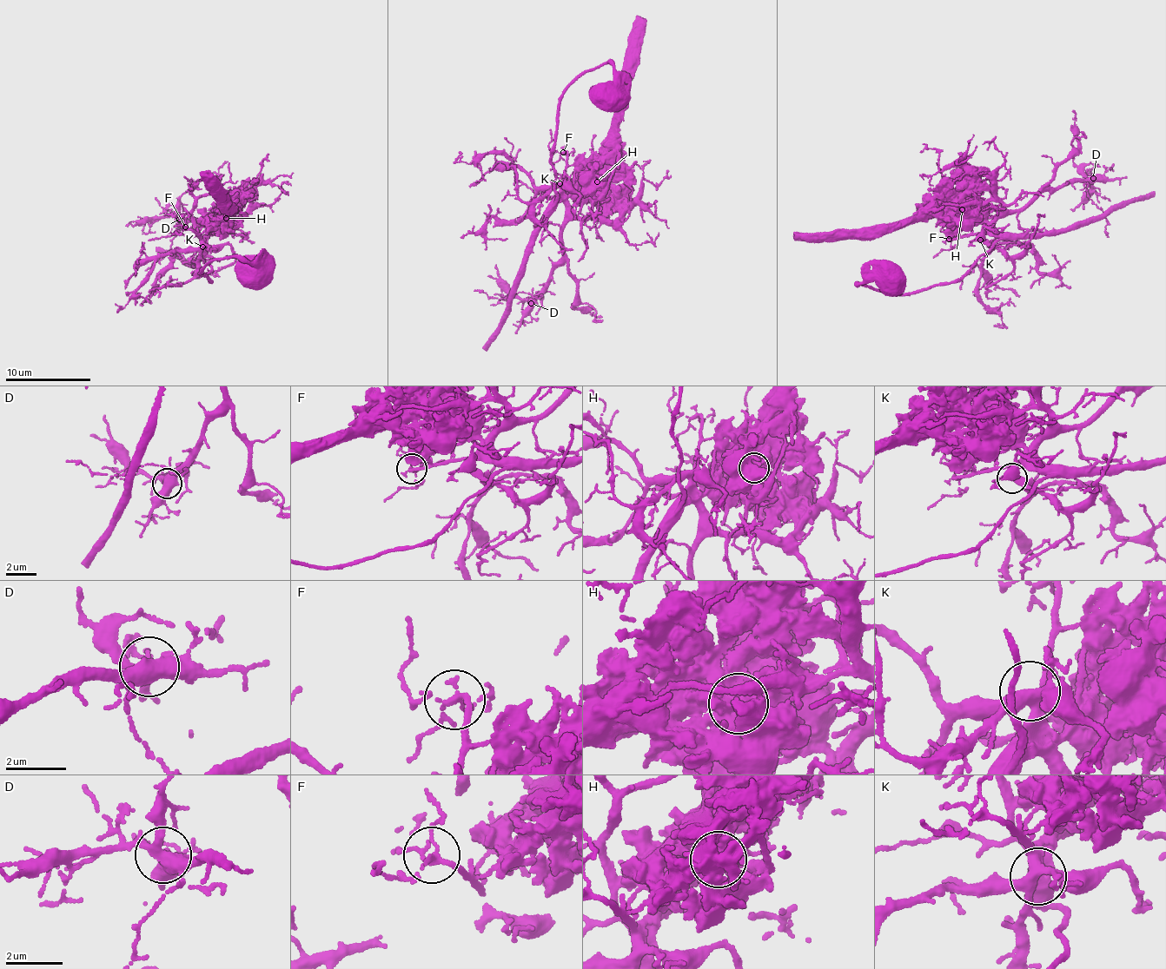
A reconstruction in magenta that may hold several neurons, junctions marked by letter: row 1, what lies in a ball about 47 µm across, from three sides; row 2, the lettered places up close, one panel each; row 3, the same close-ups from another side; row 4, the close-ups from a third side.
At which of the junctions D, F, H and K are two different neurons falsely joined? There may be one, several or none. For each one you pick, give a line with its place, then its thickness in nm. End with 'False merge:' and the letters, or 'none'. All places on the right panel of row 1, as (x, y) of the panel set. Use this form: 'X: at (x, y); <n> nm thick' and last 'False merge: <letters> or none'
H: at (962, 209); 650 nm thick
False merge: H

